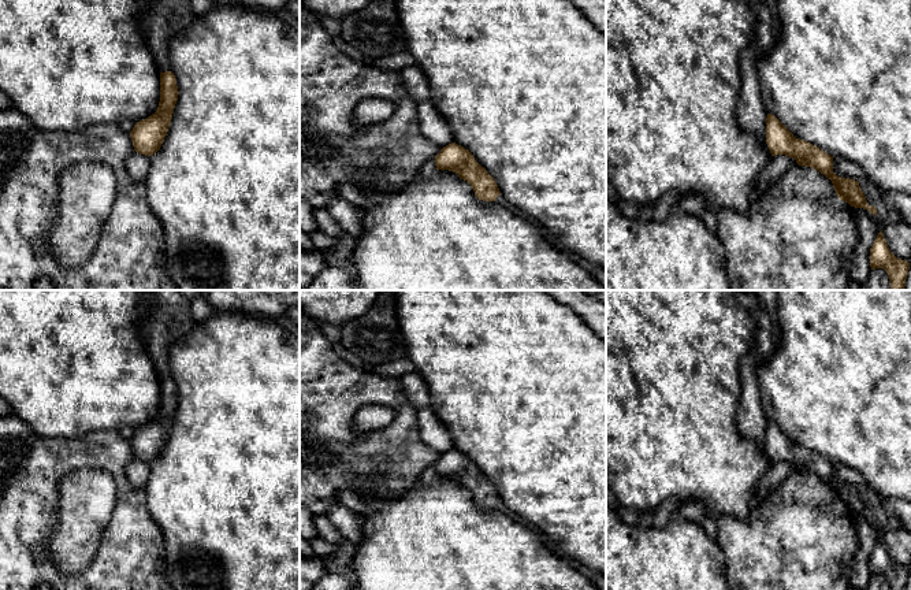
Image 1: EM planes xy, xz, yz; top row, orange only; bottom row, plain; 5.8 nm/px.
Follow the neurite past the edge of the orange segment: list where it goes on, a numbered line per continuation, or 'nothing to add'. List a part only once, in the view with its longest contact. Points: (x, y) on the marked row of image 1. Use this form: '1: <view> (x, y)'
1: xy (162, 19)

